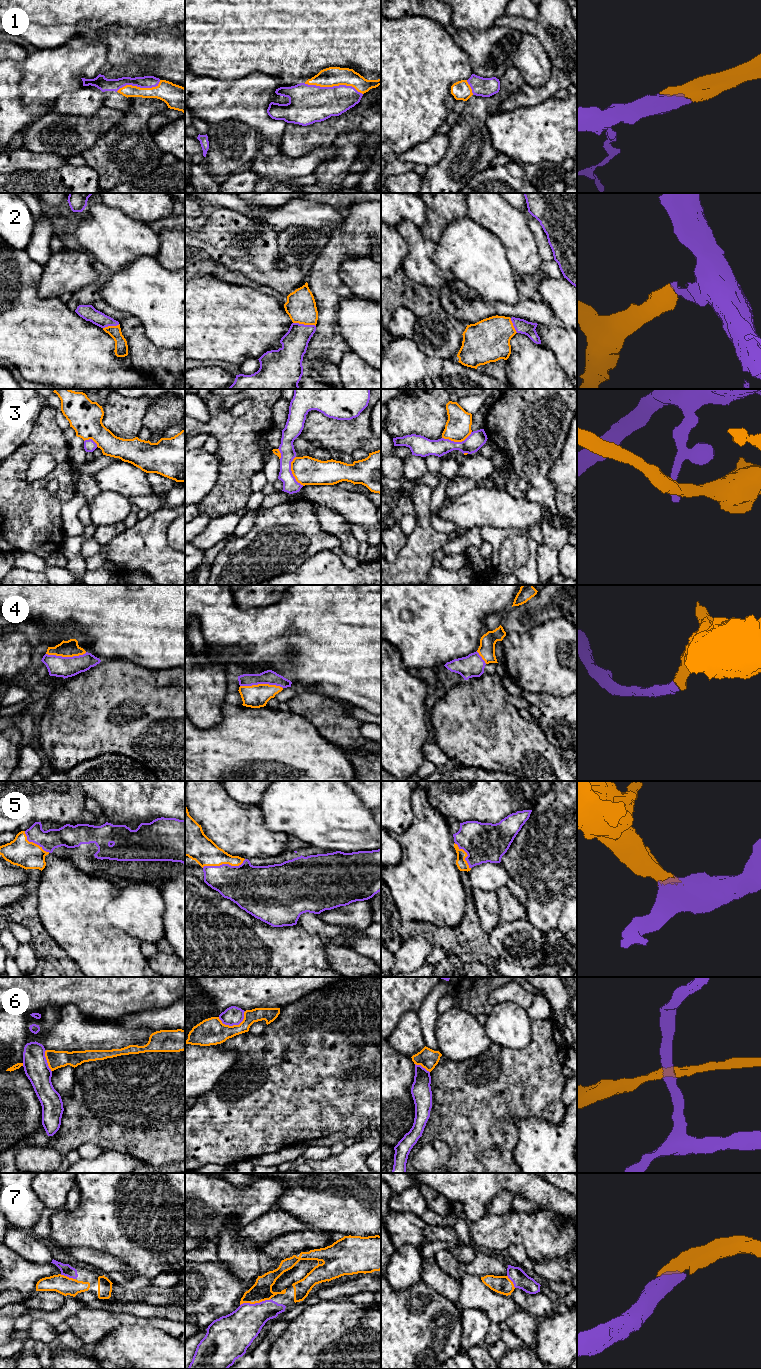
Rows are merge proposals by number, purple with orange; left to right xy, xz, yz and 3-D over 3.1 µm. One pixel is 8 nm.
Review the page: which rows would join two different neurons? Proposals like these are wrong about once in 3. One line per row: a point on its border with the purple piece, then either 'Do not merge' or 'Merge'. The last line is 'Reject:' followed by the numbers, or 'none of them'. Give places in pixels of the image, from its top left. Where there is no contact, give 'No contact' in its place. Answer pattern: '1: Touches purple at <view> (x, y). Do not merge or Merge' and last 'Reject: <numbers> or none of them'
1: Touches purple at xz (333, 86). Merge
2: Touches purple at xz (303, 324). Merge
3: Touches purple at xz (291, 472). Do not merge
4: Touches purple at xz (261, 683). Merge
5: Touches purple at xz (223, 864). Merge
6: Touches purple at xz (234, 1024). Do not merge
7: Touches purple at xz (255, 1303). Merge
Reject: 3, 6

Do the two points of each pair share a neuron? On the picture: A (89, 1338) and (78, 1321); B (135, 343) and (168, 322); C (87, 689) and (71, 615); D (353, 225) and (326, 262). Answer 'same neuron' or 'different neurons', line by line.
A: same neuron
B: different neurons
C: different neurons
D: same neuron

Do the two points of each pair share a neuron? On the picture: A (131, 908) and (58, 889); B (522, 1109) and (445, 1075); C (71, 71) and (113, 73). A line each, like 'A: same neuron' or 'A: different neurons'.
A: different neurons
B: same neuron
C: different neurons

